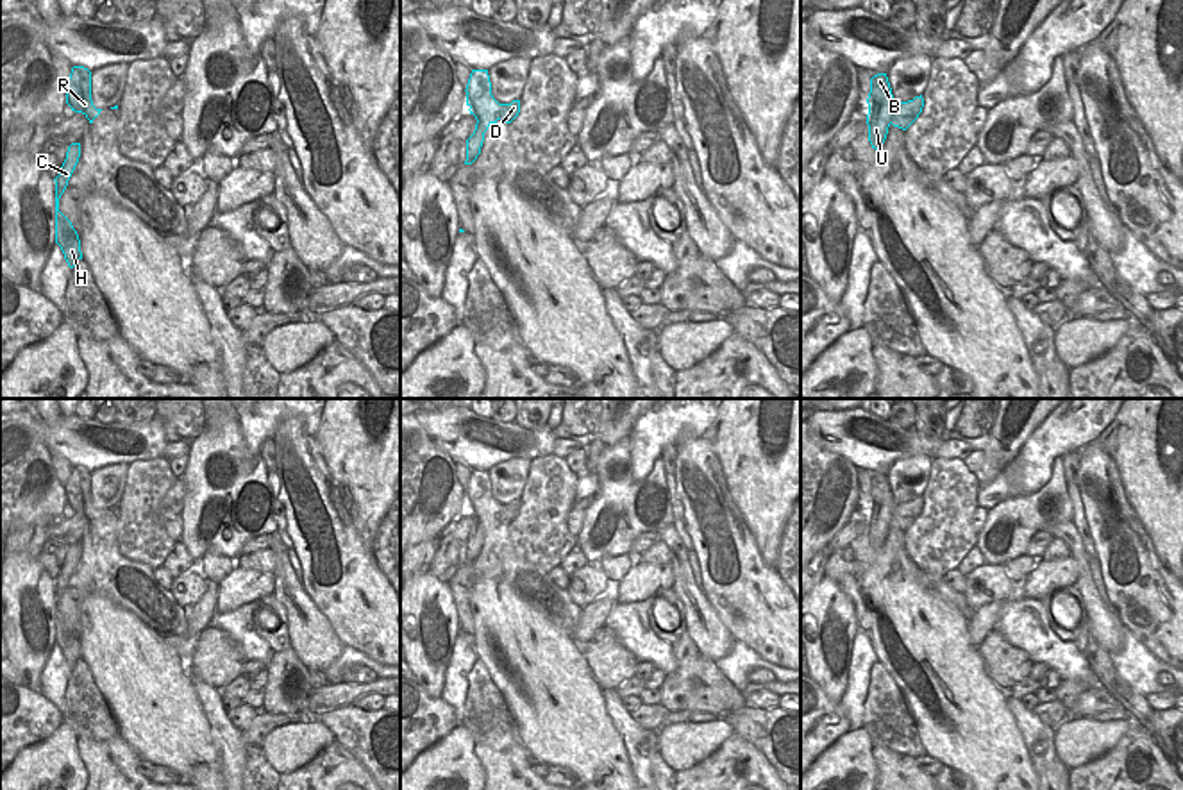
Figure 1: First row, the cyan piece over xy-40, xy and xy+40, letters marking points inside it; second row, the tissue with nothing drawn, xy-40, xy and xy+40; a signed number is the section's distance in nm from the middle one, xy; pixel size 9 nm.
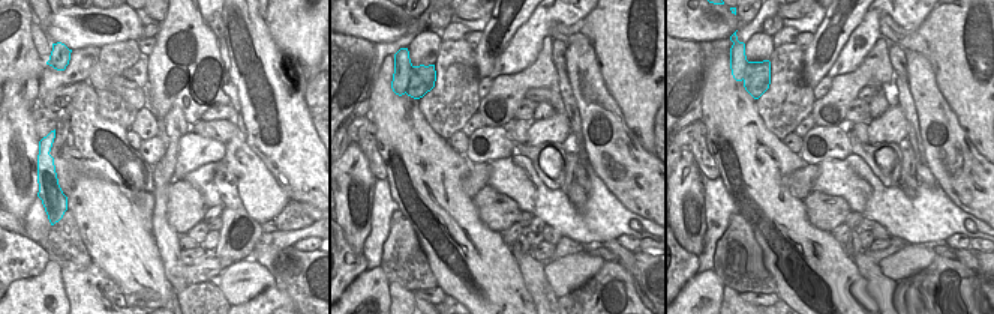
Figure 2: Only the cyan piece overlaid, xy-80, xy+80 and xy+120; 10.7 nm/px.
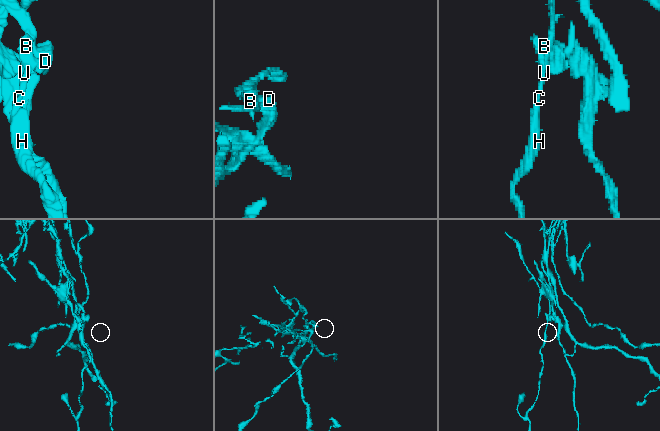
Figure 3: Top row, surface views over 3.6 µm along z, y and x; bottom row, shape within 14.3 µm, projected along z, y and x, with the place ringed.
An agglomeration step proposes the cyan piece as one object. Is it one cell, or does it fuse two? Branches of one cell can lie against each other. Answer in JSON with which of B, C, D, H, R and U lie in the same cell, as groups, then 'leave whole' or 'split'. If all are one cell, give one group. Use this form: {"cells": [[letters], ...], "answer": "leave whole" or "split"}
{"cells": [["B", "C", "H", "R", "U"], ["D"]], "answer": "split"}

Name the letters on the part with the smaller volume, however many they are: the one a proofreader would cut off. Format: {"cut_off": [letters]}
{"cut_off": ["B", "C", "H", "R", "U"]}

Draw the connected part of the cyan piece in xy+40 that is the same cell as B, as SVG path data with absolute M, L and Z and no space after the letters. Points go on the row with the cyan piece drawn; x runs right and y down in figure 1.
M877 73L870 79L870 93L867 104L868 141L872 148L879 150L886 139L888 127L894 120L894 111L899 104L892 95L886 73Z

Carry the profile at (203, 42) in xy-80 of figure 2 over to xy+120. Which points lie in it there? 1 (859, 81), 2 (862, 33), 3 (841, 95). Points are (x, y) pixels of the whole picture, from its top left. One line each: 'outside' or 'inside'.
1: inside
2: outside
3: inside

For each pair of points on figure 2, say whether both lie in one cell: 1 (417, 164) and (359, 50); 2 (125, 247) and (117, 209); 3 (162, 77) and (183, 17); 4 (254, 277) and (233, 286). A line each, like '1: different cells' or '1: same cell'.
1: different cells
2: same cell
3: same cell
4: same cell

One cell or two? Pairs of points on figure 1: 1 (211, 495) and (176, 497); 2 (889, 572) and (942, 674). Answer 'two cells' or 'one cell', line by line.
1: two cells
2: one cell

